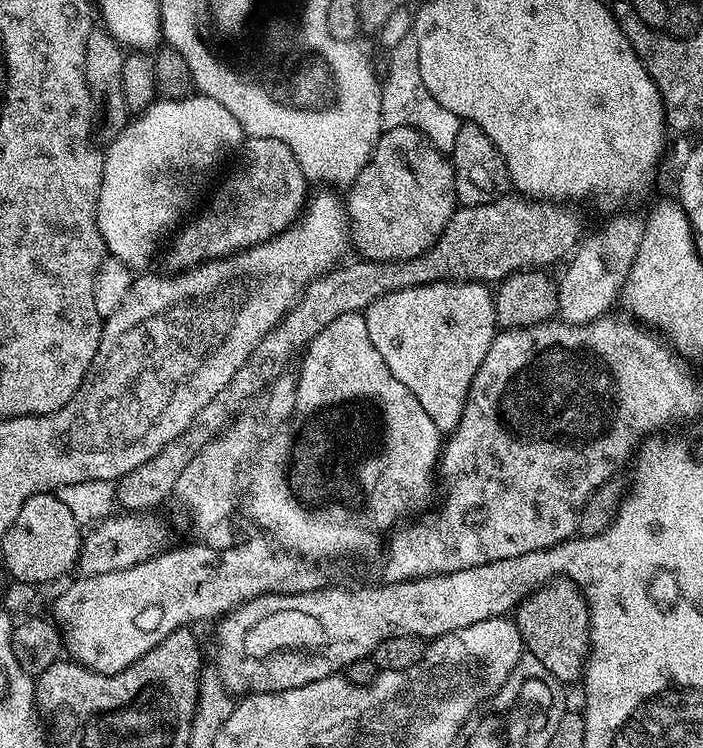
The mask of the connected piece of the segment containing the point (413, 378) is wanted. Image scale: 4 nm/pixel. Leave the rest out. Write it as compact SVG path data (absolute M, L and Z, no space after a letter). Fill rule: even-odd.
M443 280L426 286L410 286L410 290L394 290L394 294L378 298L362 315L370 340L382 354L391 374L418 398L442 434L452 433L462 418L474 374L478 374L478 366L482 366L482 358L486 358L486 350L490 350L490 342L498 331L493 289L475 280Z

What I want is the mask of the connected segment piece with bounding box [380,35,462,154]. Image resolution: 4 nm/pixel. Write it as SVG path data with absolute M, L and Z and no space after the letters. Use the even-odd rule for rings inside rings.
M413 35L402 38L398 46L390 50L392 56L388 60L388 73L383 73L380 93L382 94L382 125L384 128L394 126L410 126L418 130L439 150L451 153L454 141L458 139L461 119L446 106L442 106L426 90L426 82L422 82L422 70L418 70L418 42Z

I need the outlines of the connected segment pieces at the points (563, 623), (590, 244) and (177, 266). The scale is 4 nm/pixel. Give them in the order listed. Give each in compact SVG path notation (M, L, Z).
M567 576L540 585L531 596L514 609L516 629L524 640L526 652L538 658L557 685L572 684L581 679L588 662L590 614L580 587Z
M624 212L613 220L608 220L601 226L600 232L593 236L585 235L578 247L571 253L567 261L568 269L558 276L558 316L567 324L585 324L591 320L597 320L600 316L609 315L613 311L612 303L620 300L620 291L624 288L625 281L632 269L632 262L638 252L640 239L644 233L644 220L641 217L631 216Z
M253 136L243 145L243 152L240 165L225 178L212 205L197 220L189 219L171 241L168 264L173 273L187 272L208 260L220 260L223 256L253 248L281 236L300 219L310 196L310 181L290 146L278 142L278 138Z

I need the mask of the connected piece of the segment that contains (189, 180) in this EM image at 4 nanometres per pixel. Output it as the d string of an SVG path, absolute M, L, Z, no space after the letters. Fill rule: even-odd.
M193 94L181 100L157 99L156 103L151 104L146 111L139 113L135 118L129 119L127 126L110 141L104 152L102 186L98 194L98 230L104 239L107 255L118 258L118 262L126 262L126 266L130 269L147 269L144 267L155 258L156 251L160 248L160 243L162 243L164 239L167 241L169 237L177 231L178 225L189 215L187 212L195 206L196 199L200 196L200 191L208 184L208 175L227 158L228 152L234 151L236 147L237 151L237 149L241 147L244 139L245 134L242 130L242 126L238 122L238 118L234 118L234 114L230 114L230 110L226 110L226 106L222 106L219 102L214 102L214 98L206 98L199 94Z

